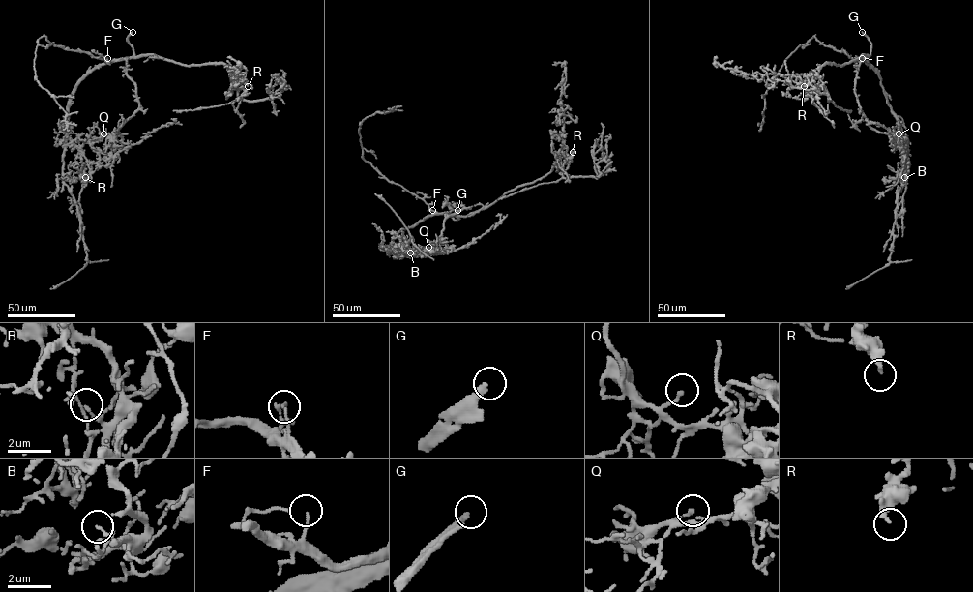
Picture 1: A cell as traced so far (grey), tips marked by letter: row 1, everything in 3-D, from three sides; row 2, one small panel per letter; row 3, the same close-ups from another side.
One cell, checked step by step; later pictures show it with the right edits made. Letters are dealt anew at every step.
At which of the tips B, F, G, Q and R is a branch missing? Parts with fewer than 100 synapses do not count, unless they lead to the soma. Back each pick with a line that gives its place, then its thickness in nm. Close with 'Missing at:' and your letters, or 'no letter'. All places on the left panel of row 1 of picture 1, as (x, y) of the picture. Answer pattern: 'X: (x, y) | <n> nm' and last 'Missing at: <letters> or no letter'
G: (132, 32) | 260 nm
Missing at: G

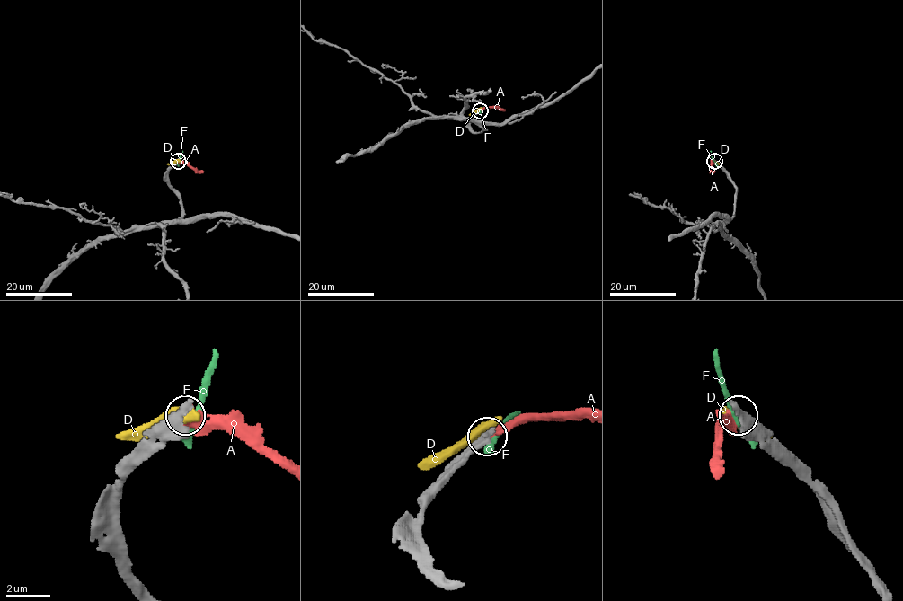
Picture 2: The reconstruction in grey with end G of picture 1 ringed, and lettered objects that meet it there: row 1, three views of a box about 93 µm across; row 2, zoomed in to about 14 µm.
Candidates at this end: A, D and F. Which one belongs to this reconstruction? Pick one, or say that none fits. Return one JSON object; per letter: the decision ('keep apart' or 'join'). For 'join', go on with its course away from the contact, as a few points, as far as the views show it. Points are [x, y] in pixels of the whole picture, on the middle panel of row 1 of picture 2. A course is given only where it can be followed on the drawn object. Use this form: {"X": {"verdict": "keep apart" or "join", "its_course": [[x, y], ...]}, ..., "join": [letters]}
{"A": {"verdict": "join", "its_course": [[479, 110], [497, 107], [505, 110]]}, "D": {"verdict": "keep apart"}, "F": {"verdict": "keep apart"}, "join": ["A"]}

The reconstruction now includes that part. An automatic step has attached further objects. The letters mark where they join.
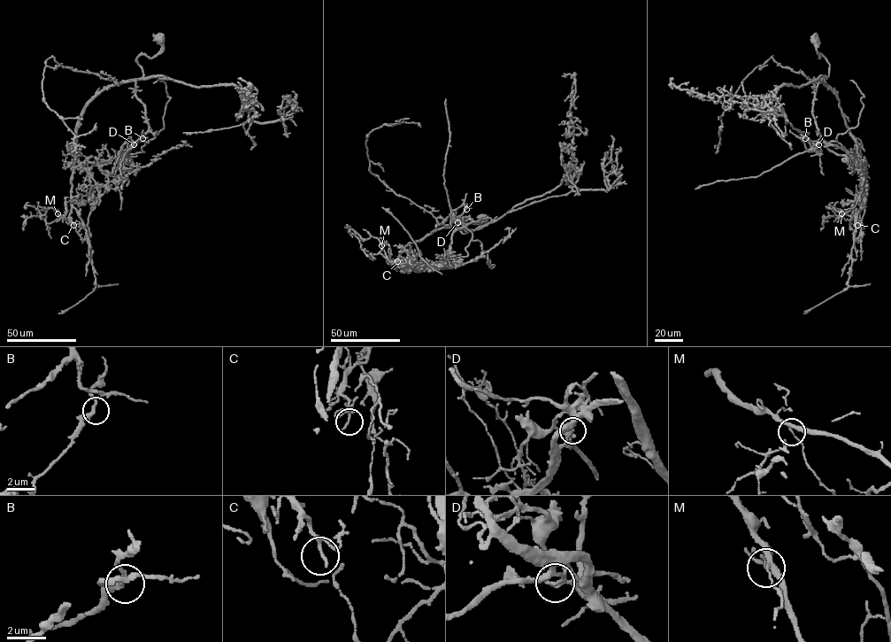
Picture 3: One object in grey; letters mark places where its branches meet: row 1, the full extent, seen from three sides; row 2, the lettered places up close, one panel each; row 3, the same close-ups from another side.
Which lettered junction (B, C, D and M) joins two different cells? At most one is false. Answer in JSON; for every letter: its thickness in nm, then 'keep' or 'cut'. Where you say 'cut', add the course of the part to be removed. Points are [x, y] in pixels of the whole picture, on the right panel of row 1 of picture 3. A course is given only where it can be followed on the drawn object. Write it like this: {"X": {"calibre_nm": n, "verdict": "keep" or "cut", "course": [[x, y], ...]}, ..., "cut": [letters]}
{"B": {"calibre_nm": 240, "verdict": "keep"}, "C": {"calibre_nm": 130, "verdict": "keep"}, "D": {"calibre_nm": 130, "verdict": "cut", "course": [[818, 144], [814, 150], [799, 152], [755, 177], [718, 181], [695, 189]]}, "M": {"calibre_nm": 220, "verdict": "keep"}, "cut": ["D"]}

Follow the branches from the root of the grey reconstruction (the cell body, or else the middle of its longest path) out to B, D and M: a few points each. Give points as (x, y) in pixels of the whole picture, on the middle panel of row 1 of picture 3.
B: (482, 218), (465, 224), (463, 233), (459, 219), (472, 220), (459, 220), (466, 209)
D: (482, 218), (465, 224), (461, 231), (465, 233), (458, 226), (459, 219), (472, 220), (466, 225), (457, 222)
M: (482, 218), (465, 224), (465, 233), (441, 228), (410, 243), (395, 268), (381, 245)

